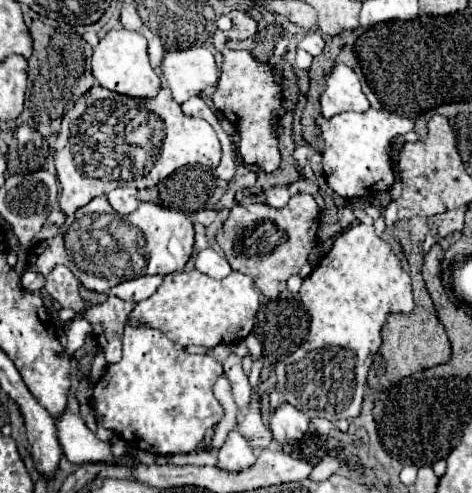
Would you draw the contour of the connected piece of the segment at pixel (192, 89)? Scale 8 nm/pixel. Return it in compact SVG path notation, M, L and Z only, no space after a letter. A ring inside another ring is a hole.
M204 46L168 52L162 62L162 72L178 104L184 104L188 98L202 94L218 82L214 54Z

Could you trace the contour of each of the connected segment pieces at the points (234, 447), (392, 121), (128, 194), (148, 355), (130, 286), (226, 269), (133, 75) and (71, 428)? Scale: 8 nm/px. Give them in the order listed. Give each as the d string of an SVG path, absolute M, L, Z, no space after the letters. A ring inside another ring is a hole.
M232 430L226 444L218 450L216 466L226 472L242 472L242 470L248 470L254 462L256 462L254 448L248 444L248 440L240 432Z
M366 110L366 112L344 112L336 114L332 118L318 118L318 126L322 130L324 138L324 150L322 150L322 164L324 164L324 176L328 186L344 198L354 198L354 196L366 196L372 192L388 190L394 184L394 172L390 164L390 142L392 138L406 134L414 130L414 122L398 116L394 112L386 110ZM348 160L350 168L344 168L334 162Z
M116 188L108 194L108 202L118 214L130 214L140 204L136 198L136 188Z
M126 324L122 336L122 360L110 364L94 388L92 398L96 420L100 426L122 436L134 448L162 456L192 452L204 440L206 430L222 420L222 404L212 394L212 386L222 372L220 362L206 354L188 354L182 346L164 338L160 330L148 330L146 326L132 328Z
M140 276L128 282L122 282L114 286L110 292L118 296L120 300L130 300L130 302L140 302L156 292L156 286L160 286L162 276Z
M206 248L196 256L196 270L208 274L210 278L226 278L232 272L228 260L212 248Z
M126 28L110 30L94 48L92 74L100 82L100 86L132 98L154 98L160 90L160 78L148 60L146 38Z
M68 410L56 420L58 440L64 450L64 456L72 464L88 464L88 462L126 462L124 456L114 456L110 452L108 442L96 438L94 432L88 430L84 420Z

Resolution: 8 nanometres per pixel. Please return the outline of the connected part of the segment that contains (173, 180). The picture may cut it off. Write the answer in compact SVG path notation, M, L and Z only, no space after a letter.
M184 166L172 176L162 180L158 188L158 204L184 214L206 208L216 182L214 174L206 166Z

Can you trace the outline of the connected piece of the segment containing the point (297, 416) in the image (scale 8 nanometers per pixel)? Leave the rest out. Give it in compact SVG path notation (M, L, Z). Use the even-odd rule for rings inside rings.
M288 402L278 406L278 410L270 416L270 432L278 444L296 444L306 434L308 424L308 416Z

